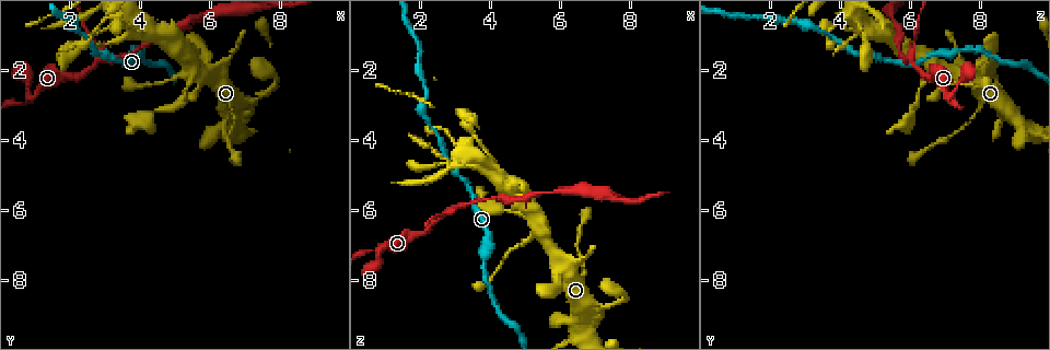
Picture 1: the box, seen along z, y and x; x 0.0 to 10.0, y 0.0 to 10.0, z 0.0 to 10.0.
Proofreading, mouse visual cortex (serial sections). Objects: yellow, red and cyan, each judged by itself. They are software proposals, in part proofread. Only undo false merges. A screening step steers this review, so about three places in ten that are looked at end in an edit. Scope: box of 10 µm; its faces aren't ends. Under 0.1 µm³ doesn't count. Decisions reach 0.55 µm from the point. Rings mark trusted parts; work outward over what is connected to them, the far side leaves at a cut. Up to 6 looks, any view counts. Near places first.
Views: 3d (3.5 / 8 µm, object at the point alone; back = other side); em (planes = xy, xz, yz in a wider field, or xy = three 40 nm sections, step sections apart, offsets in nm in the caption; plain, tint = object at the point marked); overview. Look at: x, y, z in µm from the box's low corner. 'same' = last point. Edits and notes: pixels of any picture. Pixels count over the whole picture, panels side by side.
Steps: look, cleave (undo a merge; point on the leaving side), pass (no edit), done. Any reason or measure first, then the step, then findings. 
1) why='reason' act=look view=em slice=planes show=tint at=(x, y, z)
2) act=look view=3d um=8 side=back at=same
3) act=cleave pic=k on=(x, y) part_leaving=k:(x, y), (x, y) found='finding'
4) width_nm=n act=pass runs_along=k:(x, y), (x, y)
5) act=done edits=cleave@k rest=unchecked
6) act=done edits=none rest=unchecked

why='branch point' act=look view=3d um=3.5 at=(2.80, 1.70, 6.05)

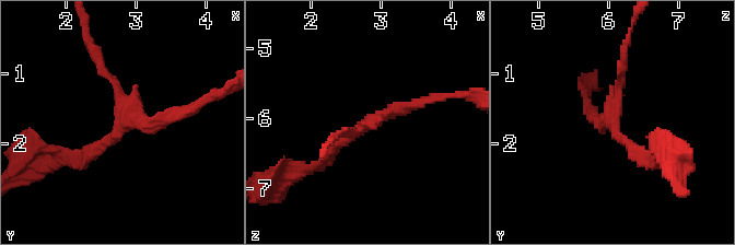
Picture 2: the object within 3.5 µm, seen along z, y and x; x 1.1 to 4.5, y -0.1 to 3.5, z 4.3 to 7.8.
arms=3 arm_widths_nm=100,150,200 act=look view=em slice=planes show=tint at=(2.85, 1.70, 6.00)

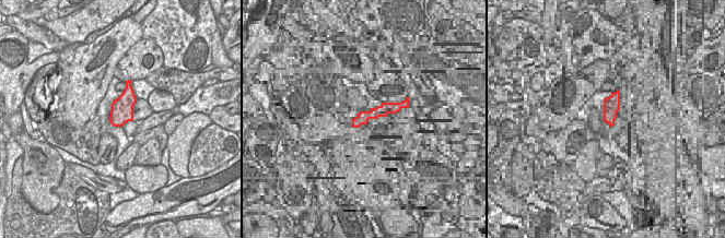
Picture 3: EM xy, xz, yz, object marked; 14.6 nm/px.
act=pass runs_along=2:(327, 159), (364, 123), (434, 97) found='continuous, no second cell'

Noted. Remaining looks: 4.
why='narrows sharply' act=look view=3d um=3.5 at=(6.00, 1.90, 7.95)

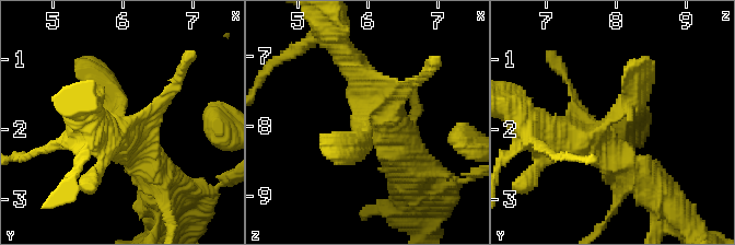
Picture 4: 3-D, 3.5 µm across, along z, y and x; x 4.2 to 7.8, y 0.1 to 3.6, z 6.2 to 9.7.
why='now the EM' act=look view=em slice=xy step=3 show=tint at=(5.90, 1.90, 7.95)

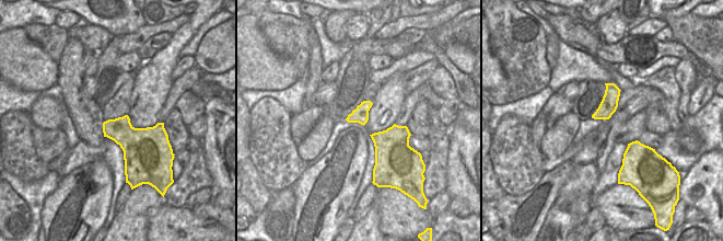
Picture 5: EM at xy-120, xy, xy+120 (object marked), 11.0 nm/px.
width_nm=190 act=pass runs_along=4:(151, 165), (90, 65) found='one cell here'

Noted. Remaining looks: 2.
act=done edits=none rest=unchecked

